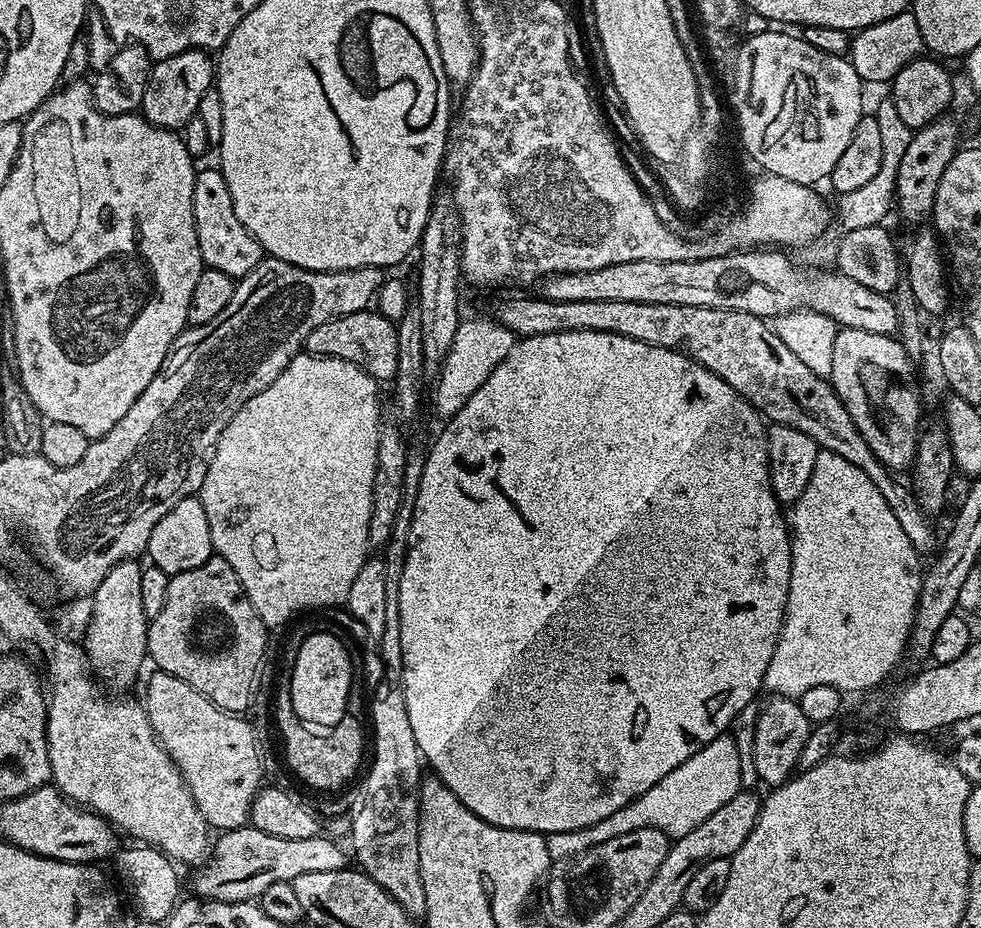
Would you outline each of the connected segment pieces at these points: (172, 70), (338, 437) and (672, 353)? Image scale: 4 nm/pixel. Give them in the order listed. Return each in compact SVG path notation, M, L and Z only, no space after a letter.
M193 50L153 63L152 73L146 82L146 94L142 94L139 107L139 111L151 124L180 130L196 115L202 94L206 94L206 90L214 84L214 60L208 56L211 55L207 51Z
M297 354L288 367L262 390L262 394L254 394L234 418L222 430L216 443L214 458L206 470L206 478L198 493L202 502L202 510L206 510L206 522L210 522L210 538L215 555L230 562L230 570L238 574L238 582L250 598L250 606L262 618L269 629L275 630L284 624L295 612L304 612L307 608L328 608L331 604L343 605L350 594L350 585L358 570L362 570L365 560L361 558L361 550L369 550L368 527L370 526L370 502L374 486L374 470L378 458L378 438L382 427L380 420L380 396L376 393L378 381L369 372L362 371L345 360L335 360L329 356Z
M570 330L570 331L569 331L569 332L555 332L555 333L554 333L554 334L538 334L538 335L537 335L537 336L526 336L526 337L523 337L523 338L520 338L520 339L517 339L517 340L516 340L516 341L515 341L515 343L513 343L513 345L512 345L512 349L511 349L511 350L510 350L510 354L509 354L509 355L508 355L508 356L507 356L507 357L506 357L506 359L504 359L504 360L501 360L501 361L500 361L500 363L499 363L499 364L497 364L497 365L496 365L496 368L495 368L495 369L494 369L494 371L492 371L492 373L491 373L491 374L490 374L490 375L488 375L488 379L487 379L487 380L484 380L484 381L483 381L483 382L482 382L482 386L481 386L481 387L480 387L480 388L479 388L479 390L478 390L478 391L476 391L476 393L475 393L475 394L473 394L473 395L472 395L472 397L470 397L470 399L468 399L468 400L467 400L467 401L466 401L466 402L465 402L465 404L464 404L464 405L463 405L463 406L461 406L461 408L459 408L459 410L458 410L458 411L457 411L457 412L456 412L456 413L455 413L455 414L454 414L454 415L452 415L452 417L450 417L450 419L449 419L449 420L448 420L448 421L447 421L447 423L445 423L445 424L448 424L448 425L446 425L446 426L445 426L445 428L444 428L444 429L442 429L442 430L441 430L441 432L440 432L440 437L438 437L438 438L437 438L437 440L436 440L436 441L434 441L434 442L433 442L433 444L432 444L432 449L431 449L431 448L430 448L430 447L429 447L429 448L428 448L428 449L427 449L427 452L426 452L426 455L425 455L425 458L424 458L424 469L423 469L423 470L422 470L422 482L421 482L421 483L420 483L420 485L419 485L419 486L418 486L418 490L417 490L417 491L416 491L416 501L415 501L415 502L414 502L414 506L413 506L413 507L412 507L412 525L411 525L411 526L410 526L410 530L409 530L409 531L408 531L408 552L407 552L407 553L406 553L406 555L405 555L405 556L404 556L404 565L403 565L403 566L402 566L402 580L401 580L401 586L400 586L400 587L399 587L399 589L398 589L398 610L399 610L399 611L400 611L400 620L401 620L401 648L402 648L402 660L401 660L401 670L402 670L402 672L403 672L403 686L404 686L404 690L405 690L405 700L406 700L406 712L407 712L407 713L408 713L408 714L409 714L409 718L410 718L410 727L411 727L411 729L412 729L412 731L413 731L413 732L414 732L414 740L415 740L415 742L416 742L416 743L417 743L417 750L418 750L418 751L419 751L419 752L420 752L420 754L421 754L421 757L423 757L423 759L424 759L424 760L425 760L425 761L426 761L426 764L427 764L427 767L428 767L428 764L429 764L429 766L430 766L430 767L432 767L432 768L429 768L429 769L431 769L431 771L432 771L432 772L433 772L433 773L434 773L434 774L435 774L435 775L436 775L436 777L438 777L438 779L440 779L440 781L442 781L442 783L444 783L444 784L445 784L445 785L446 785L446 786L450 786L450 790L454 790L454 794L458 794L458 798L459 798L459 799L460 799L460 801L461 801L461 802L462 802L462 806L466 806L466 807L467 807L467 808L469 808L469 809L470 809L470 810L474 810L474 814L478 814L478 818L482 818L482 819L483 819L483 820L485 820L485 821L486 821L486 822L490 822L490 823L491 823L491 824L493 824L493 825L494 825L494 826L502 826L502 827L503 827L503 828L509 828L509 829L510 829L510 830L530 830L530 831L531 831L531 832L539 832L539 833L541 833L541 834L547 834L547 833L549 833L549 832L565 832L565 831L566 831L566 830L580 830L580 829L582 829L582 828L585 828L585 827L586 827L586 826L594 826L594 822L602 822L602 818L610 818L610 814L614 814L614 810L622 810L622 806L626 806L626 805L627 805L627 804L629 804L629 803L630 803L630 802L634 802L634 798L638 798L638 797L639 797L639 796L641 796L641 795L642 795L642 794L646 794L646 790L650 790L650 786L654 786L654 782L662 782L662 778L666 778L666 774L670 774L670 770L674 770L674 769L675 769L675 768L677 768L677 767L678 767L678 766L682 766L682 762L686 762L686 758L690 758L690 754L694 754L694 753L695 753L695 752L697 752L697 751L698 751L698 750L702 750L702 746L703 746L703 745L704 745L704 744L708 744L708 743L709 743L709 742L710 742L710 741L712 741L712 740L713 740L713 739L714 739L714 738L718 738L718 737L719 737L719 736L723 736L723 735L725 735L725 733L727 733L727 732L728 732L728 731L729 731L729 729L731 729L731 728L728 728L728 727L730 727L730 726L731 726L731 724L732 724L732 719L734 719L734 718L735 718L735 716L736 716L736 715L738 715L738 714L739 714L739 712L740 712L740 711L742 711L742 710L743 710L743 708L744 708L744 707L746 707L746 706L747 706L747 704L748 704L748 703L750 703L750 702L751 702L751 700L752 700L752 699L754 699L754 698L755 698L755 696L756 696L756 691L758 691L758 690L759 690L759 691L761 691L761 689L763 689L763 688L764 688L764 675L765 675L765 674L766 674L766 670L767 670L767 669L768 669L768 668L771 668L771 666L772 666L772 659L773 659L773 658L774 658L774 650L775 650L775 649L776 649L776 647L777 647L777 646L778 646L778 638L779 638L779 637L780 637L780 631L781 631L781 630L782 630L782 626L783 626L783 625L784 625L784 611L785 611L785 610L786 610L786 602L787 602L787 601L788 601L788 591L789 591L789 590L790 590L790 570L791 570L791 569L792 569L792 538L791 538L791 535L790 535L790 524L789 524L789 521L788 521L788 520L787 520L787 519L786 519L786 516L785 516L785 513L784 513L784 516L783 516L783 514L782 514L782 513L780 513L780 512L783 512L783 511L782 511L782 505L780 505L780 503L778 503L778 501L776 501L776 495L775 495L775 494L774 494L774 490L773 490L773 489L772 489L772 487L771 487L771 486L770 486L770 478L769 478L769 477L768 477L768 437L767 437L767 435L766 435L766 424L765 424L765 421L764 421L764 420L763 420L763 419L762 419L762 417L761 417L761 415L760 415L760 413L759 413L759 412L757 412L757 411L756 411L756 409L755 409L755 408L753 408L753 407L752 407L752 405L751 405L751 404L749 404L749 403L748 403L748 401L746 401L746 400L743 400L743 399L742 399L742 398L741 398L741 396L739 396L739 395L738 395L738 393L736 393L736 392L735 392L735 390L734 390L734 389L732 389L732 388L731 388L731 386L729 386L729 384L727 384L727 383L726 383L726 382L722 382L722 378L718 378L718 374L714 374L714 373L713 373L713 372L711 372L711 371L710 371L710 370L706 370L706 369L705 369L705 368L703 368L703 367L702 367L702 365L701 365L701 364L700 364L700 363L699 363L699 362L698 362L698 361L696 361L696 360L692 360L692 359L691 359L691 358L690 358L690 357L688 357L688 355L687 355L687 354L686 354L686 353L685 353L685 352L681 352L681 351L679 351L679 350L677 350L677 349L675 349L675 348L663 348L663 347L662 347L662 346L650 346L650 345L649 345L649 344L647 344L647 343L646 343L646 342L638 342L638 341L637 341L637 340L635 340L635 339L634 339L634 338L626 338L626 337L625 337L625 336L623 336L623 335L622 335L622 334L610 334L610 333L609 333L609 332L595 332L595 331L594 331L594 330Z

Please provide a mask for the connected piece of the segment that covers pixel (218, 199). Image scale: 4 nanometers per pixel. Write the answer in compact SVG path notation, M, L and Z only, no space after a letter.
M201 167L194 178L194 226L198 234L198 250L205 265L214 270L222 270L222 274L239 278L250 274L259 266L262 249L238 222L238 214L234 214L234 202L230 198L230 186L226 186L226 178L219 167Z

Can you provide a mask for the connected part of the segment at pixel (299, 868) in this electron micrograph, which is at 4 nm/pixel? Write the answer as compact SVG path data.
M251 826L225 831L220 841L213 843L210 855L195 869L192 888L197 897L221 900L231 904L255 901L262 890L274 882L286 882L298 878L298 874L323 874L325 870L342 870L349 867L350 860L339 848L335 839L321 834L305 840L274 838Z

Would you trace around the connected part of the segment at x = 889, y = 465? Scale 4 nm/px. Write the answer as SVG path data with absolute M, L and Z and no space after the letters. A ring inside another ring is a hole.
M840 328L834 338L834 354L830 358L830 383L846 406L850 418L854 418L854 426L858 426L868 449L885 468L900 474L903 468L904 471L911 469L912 461L916 458L916 442L922 431L922 401L913 357L912 360L908 357L907 350L896 339L895 335L870 334L870 330Z

